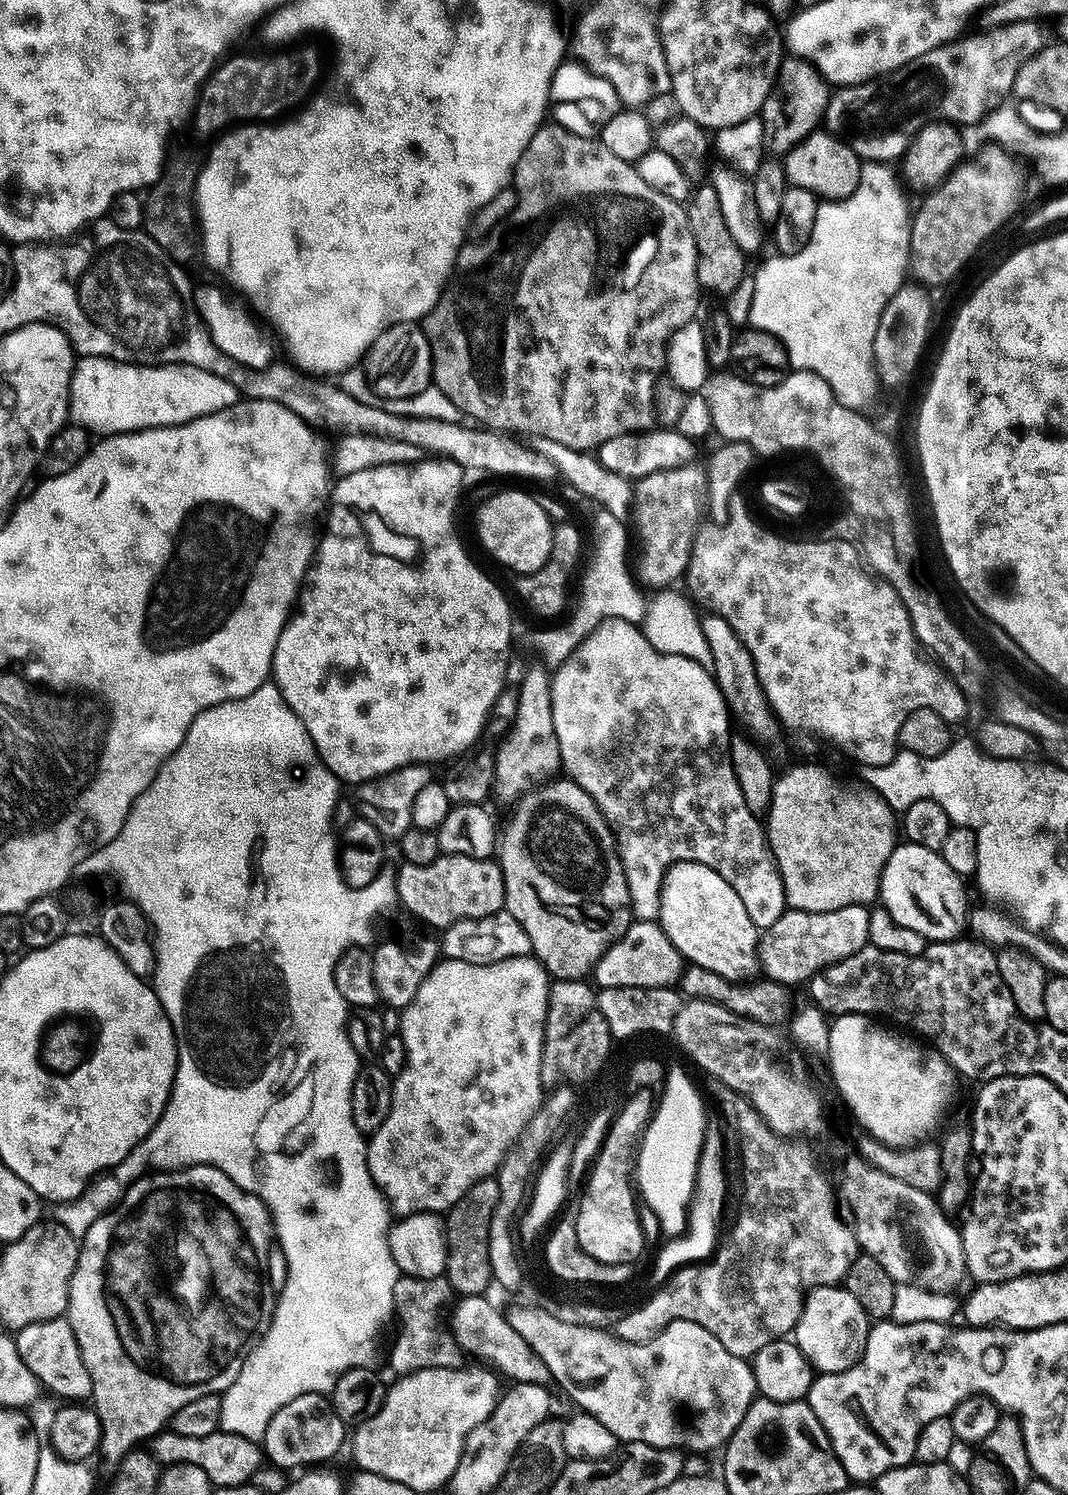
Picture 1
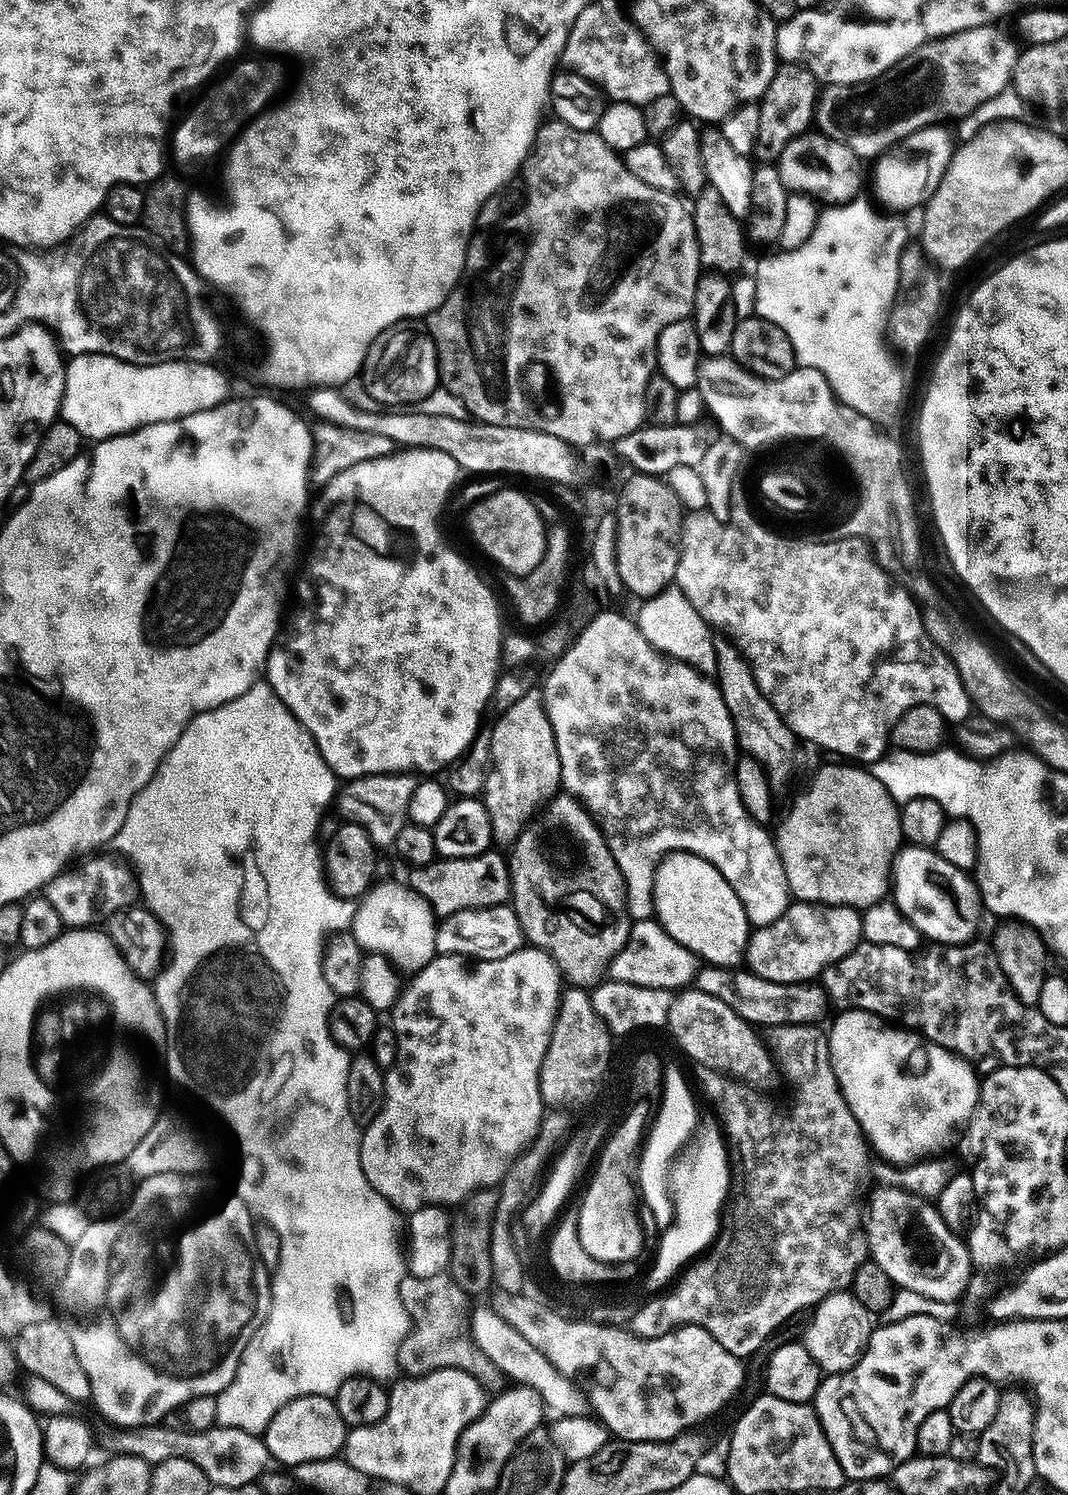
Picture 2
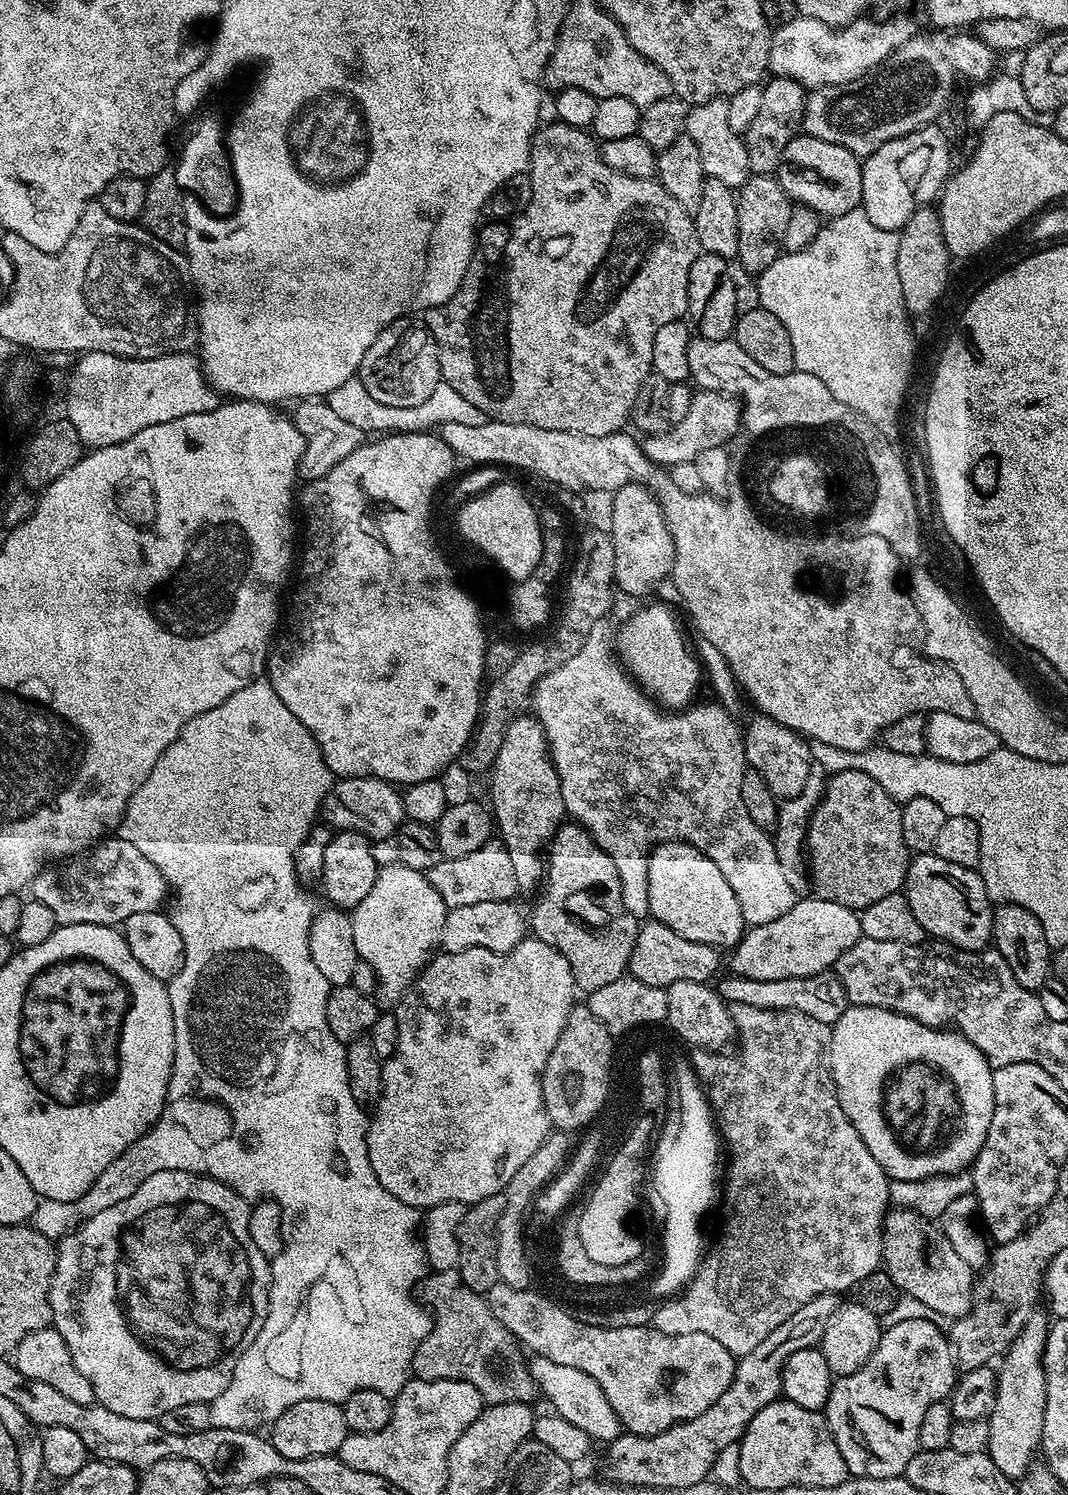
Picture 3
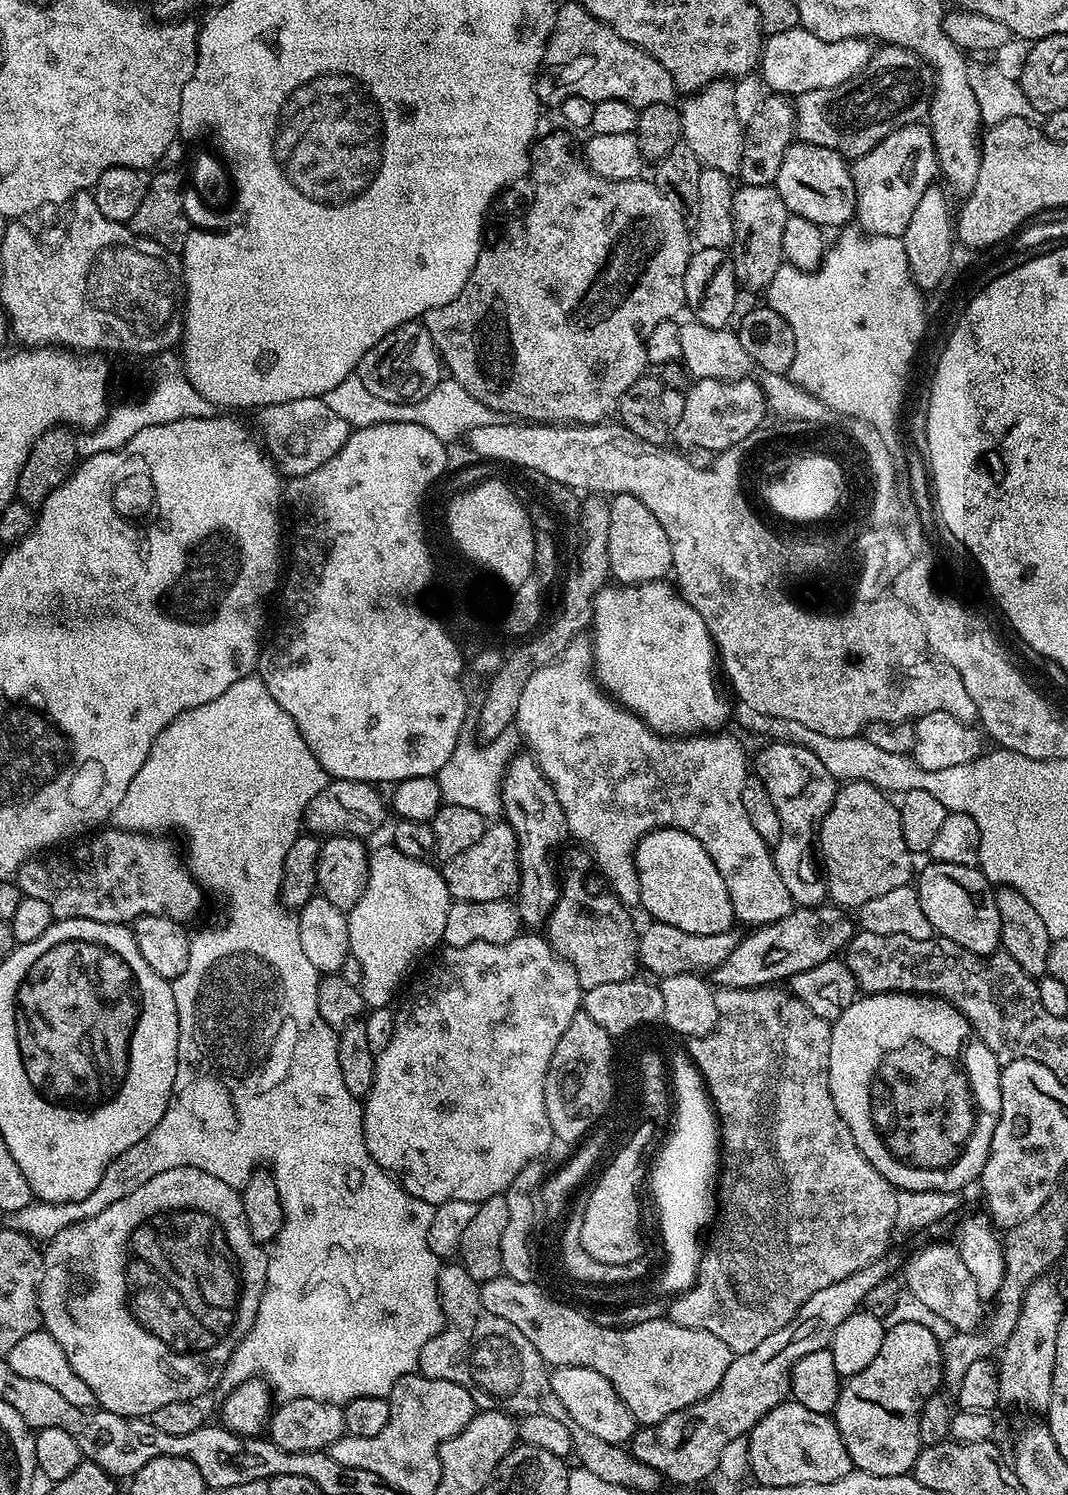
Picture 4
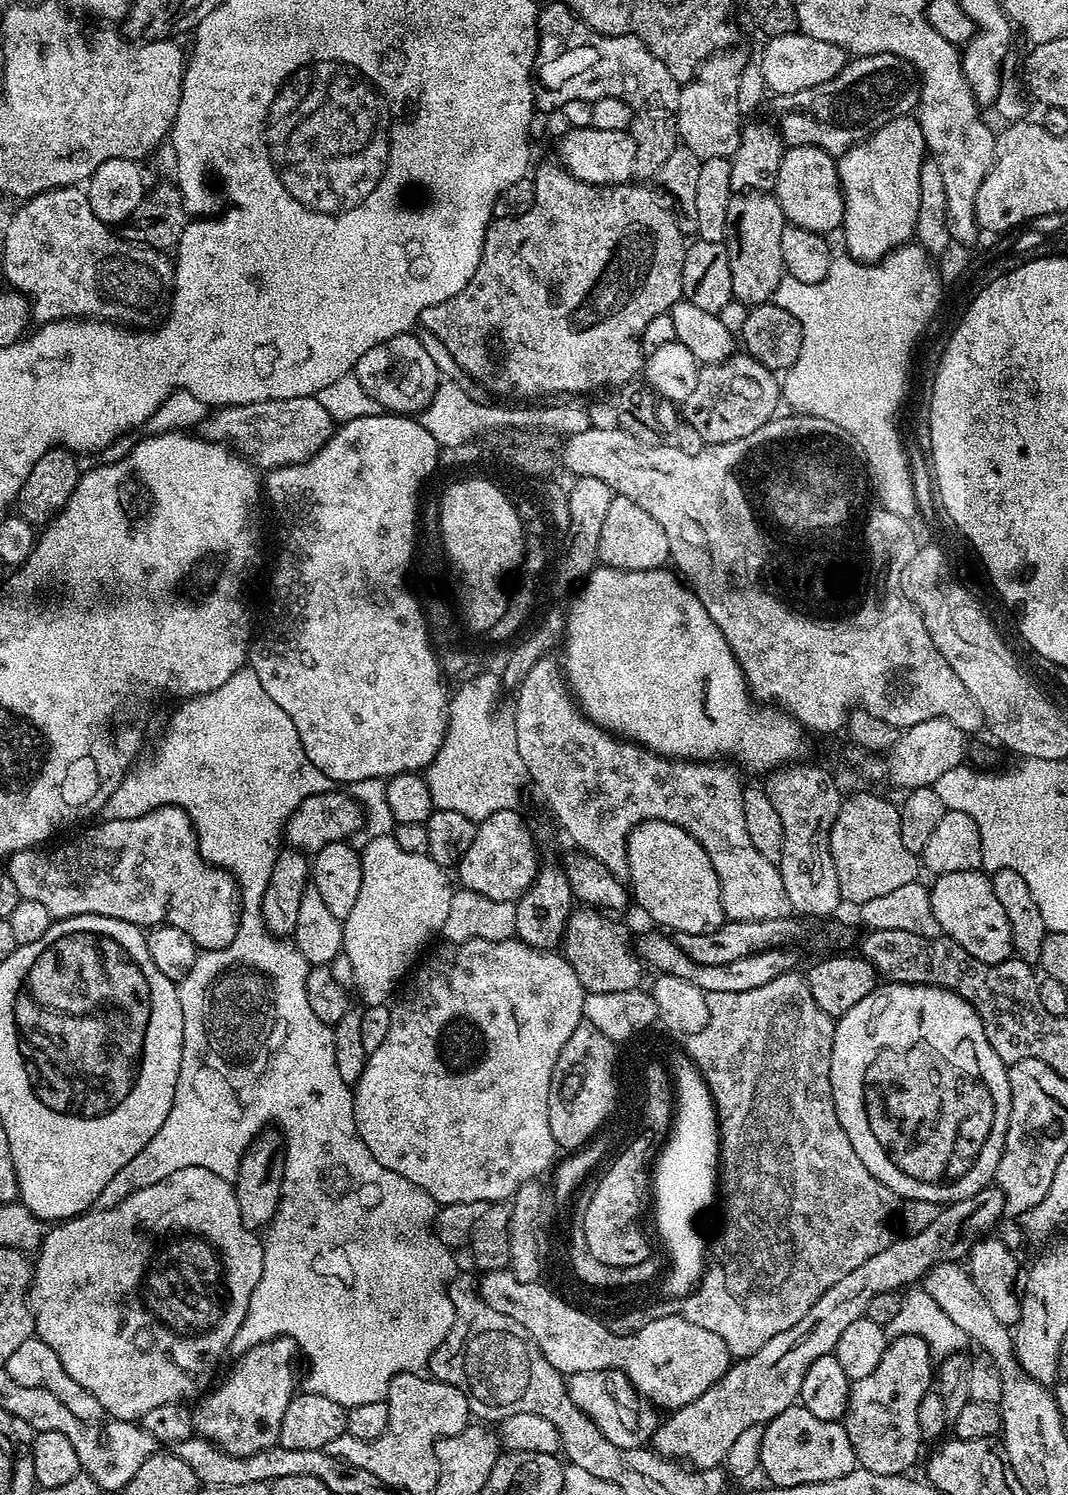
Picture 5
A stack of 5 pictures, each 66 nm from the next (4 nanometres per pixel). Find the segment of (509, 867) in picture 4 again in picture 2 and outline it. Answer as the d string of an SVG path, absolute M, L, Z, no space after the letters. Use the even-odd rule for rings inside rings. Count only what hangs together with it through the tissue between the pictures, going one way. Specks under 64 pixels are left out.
M489 850L470 858L450 858L449 860L437 858L426 866L412 868L409 873L406 878L407 883L426 899L436 916L440 918L450 914L458 914L458 910L508 904L512 895L512 873L508 870L508 860L505 857L500 857L496 850Z

